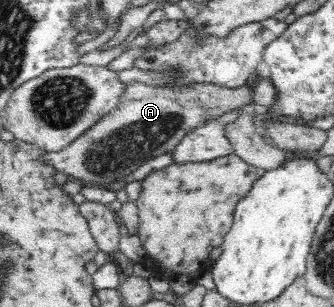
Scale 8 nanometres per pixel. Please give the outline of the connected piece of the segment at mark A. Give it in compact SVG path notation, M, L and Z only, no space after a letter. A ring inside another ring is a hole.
M262 78L259 86L249 83L237 90L215 88L211 84L165 88L131 83L125 86L115 109L105 113L66 148L58 152L43 152L38 161L82 185L116 189L137 167L174 150L181 139L199 123L231 115L246 105L253 106L256 103L259 109L266 108L274 99L275 88L271 86L269 78Z

